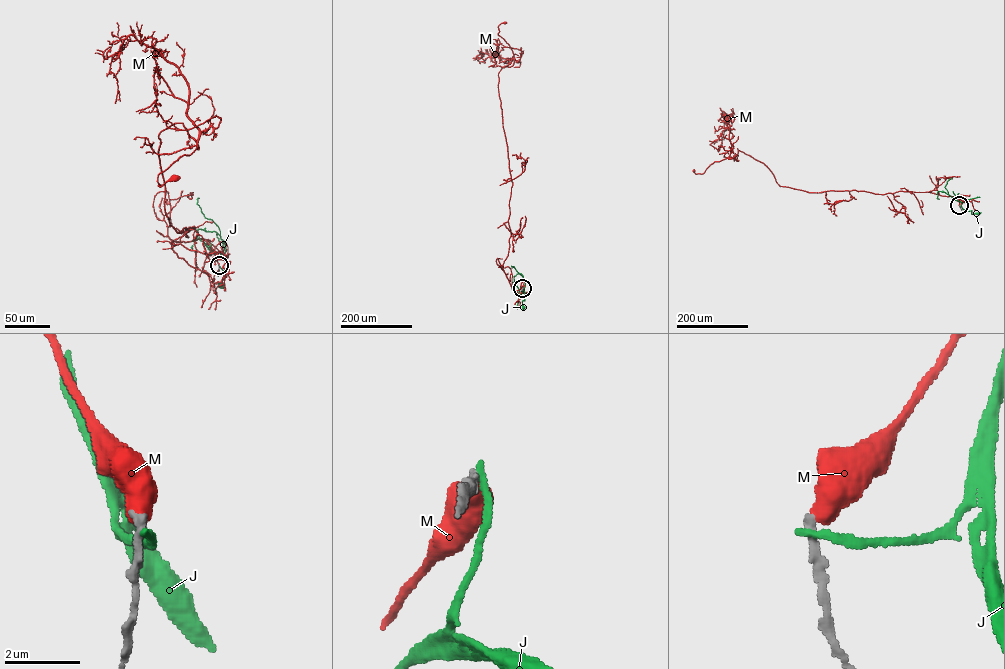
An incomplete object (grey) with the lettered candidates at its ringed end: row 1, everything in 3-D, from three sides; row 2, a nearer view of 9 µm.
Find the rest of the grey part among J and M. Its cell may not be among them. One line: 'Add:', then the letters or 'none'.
Add: none

